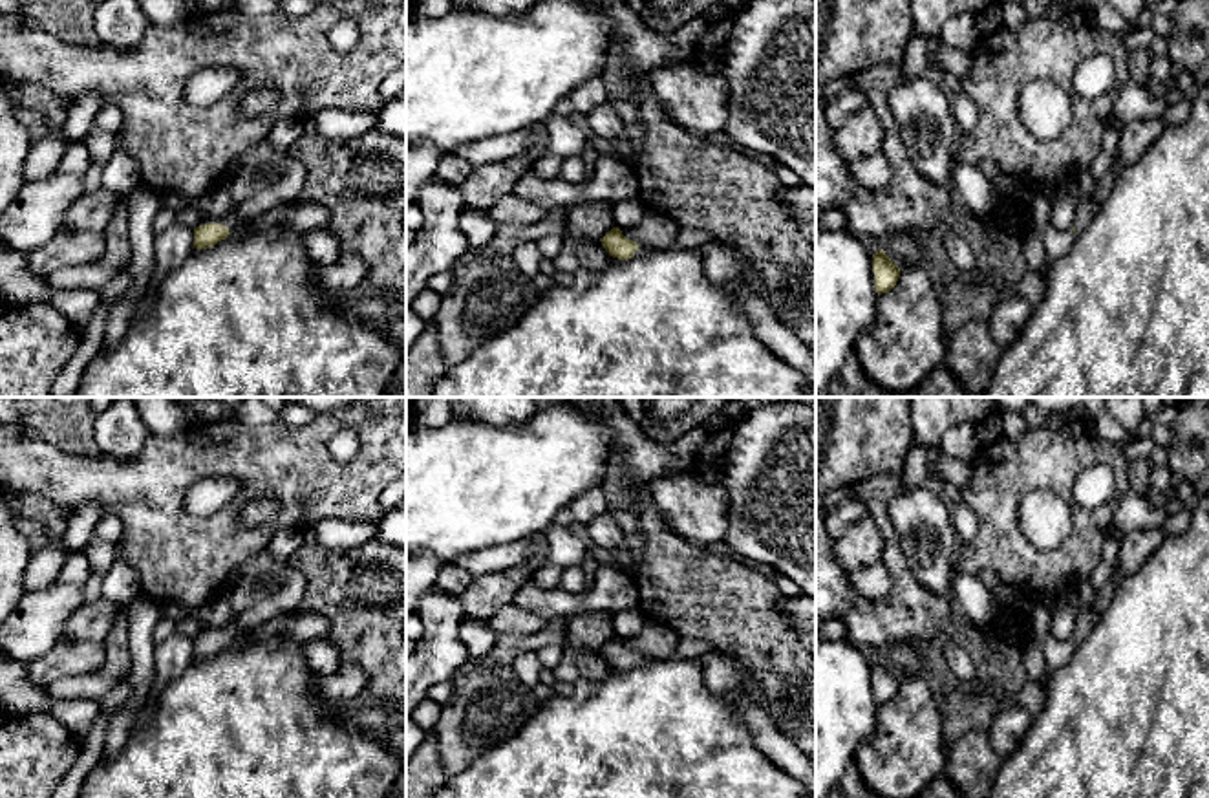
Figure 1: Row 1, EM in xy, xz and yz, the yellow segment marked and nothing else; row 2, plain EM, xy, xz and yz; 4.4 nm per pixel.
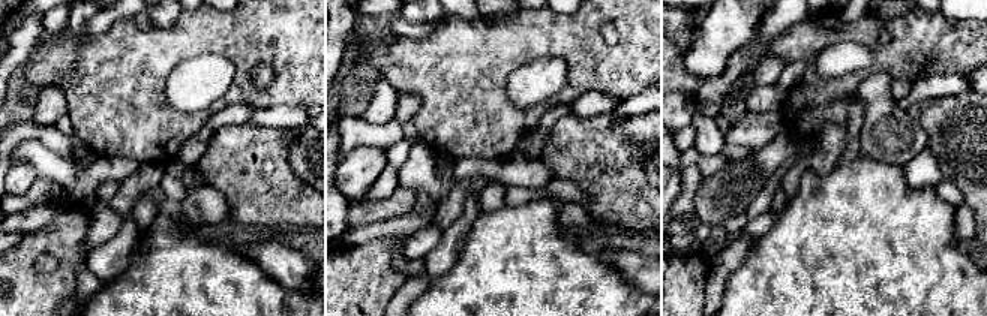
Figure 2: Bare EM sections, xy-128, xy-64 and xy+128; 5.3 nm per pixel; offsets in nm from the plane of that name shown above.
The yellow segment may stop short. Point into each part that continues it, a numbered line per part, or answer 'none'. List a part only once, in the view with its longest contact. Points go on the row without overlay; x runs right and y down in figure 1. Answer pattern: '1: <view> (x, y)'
1: xy (262, 588)

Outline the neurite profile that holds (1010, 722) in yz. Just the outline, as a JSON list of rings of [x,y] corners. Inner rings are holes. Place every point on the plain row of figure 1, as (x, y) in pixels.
[[[1015,701],[1000,705],[993,716],[993,723],[988,734],[995,752],[1002,760],[1010,758],[1015,752],[1030,723],[1032,716],[1024,706],[1017,705]]]

